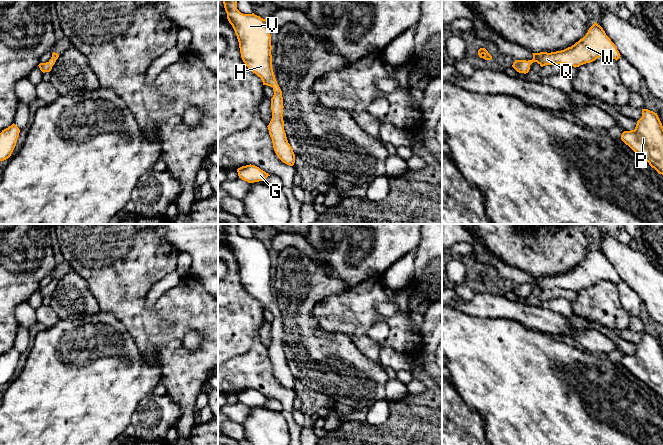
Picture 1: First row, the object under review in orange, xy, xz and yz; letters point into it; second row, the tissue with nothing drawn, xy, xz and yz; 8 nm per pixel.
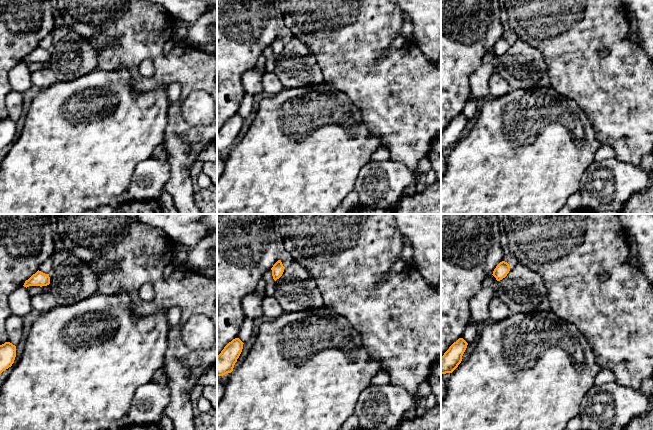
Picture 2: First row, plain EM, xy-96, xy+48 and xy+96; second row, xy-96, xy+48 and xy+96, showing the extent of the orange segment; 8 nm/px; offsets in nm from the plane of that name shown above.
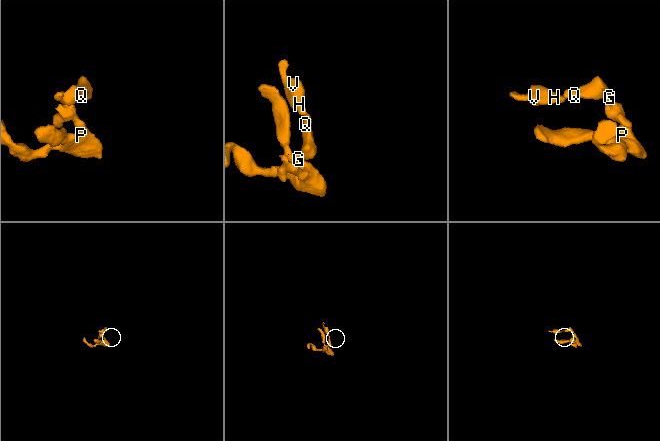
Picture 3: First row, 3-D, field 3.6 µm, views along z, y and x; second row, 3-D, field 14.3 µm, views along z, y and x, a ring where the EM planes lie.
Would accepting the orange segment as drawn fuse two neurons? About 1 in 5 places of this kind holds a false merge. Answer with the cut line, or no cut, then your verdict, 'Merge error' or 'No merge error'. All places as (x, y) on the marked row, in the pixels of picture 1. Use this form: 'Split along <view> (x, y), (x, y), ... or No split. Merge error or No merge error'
No split. No merge error

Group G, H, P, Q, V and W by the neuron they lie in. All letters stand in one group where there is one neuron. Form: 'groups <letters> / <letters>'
groups G H P Q V W

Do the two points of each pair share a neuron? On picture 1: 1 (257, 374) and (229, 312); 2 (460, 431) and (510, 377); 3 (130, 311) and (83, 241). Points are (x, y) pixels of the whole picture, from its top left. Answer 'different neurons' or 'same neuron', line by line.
1: same neuron
2: different neurons
3: same neuron

